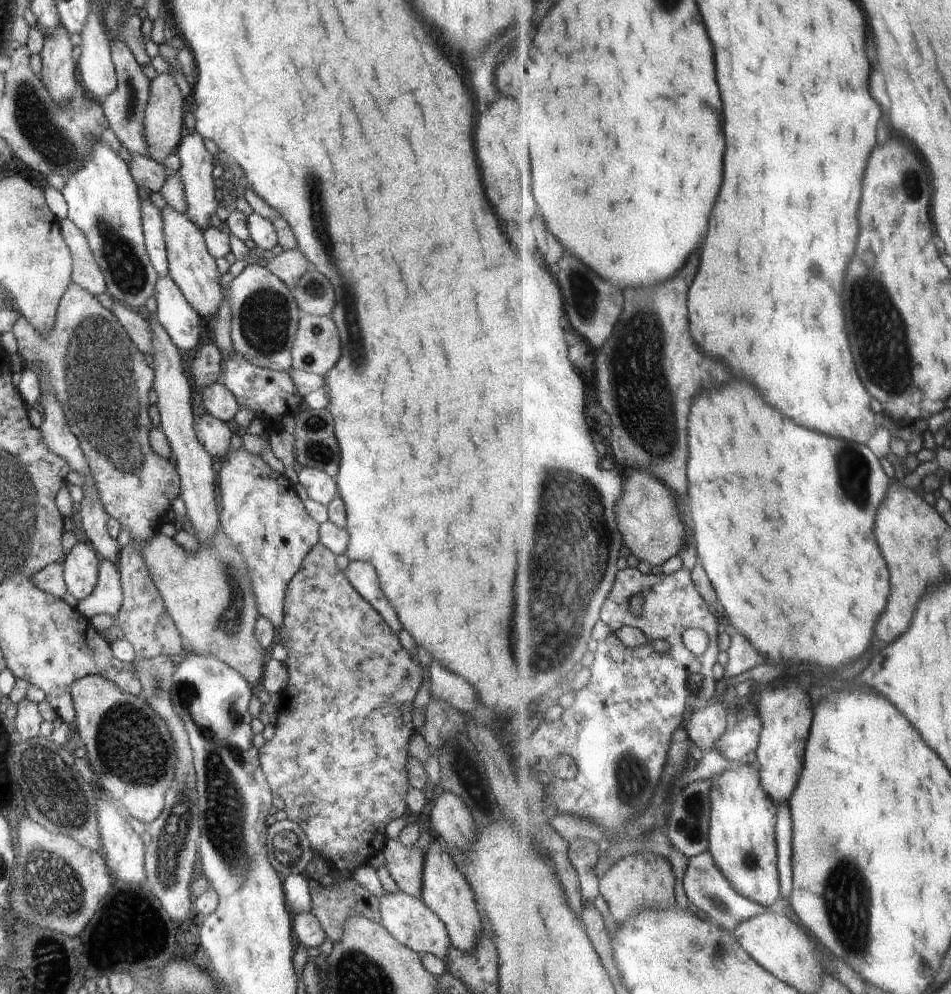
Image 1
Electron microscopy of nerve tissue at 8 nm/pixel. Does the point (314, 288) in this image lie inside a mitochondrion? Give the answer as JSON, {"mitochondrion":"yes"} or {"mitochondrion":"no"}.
{"mitochondrion":"yes"}

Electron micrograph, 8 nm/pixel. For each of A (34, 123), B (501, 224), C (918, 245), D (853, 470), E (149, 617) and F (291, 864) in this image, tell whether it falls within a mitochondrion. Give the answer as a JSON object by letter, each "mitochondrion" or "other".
{"A":"mitochondrion","B":"other","C":"other","D":"mitochondrion","E":"other","F":"other"}

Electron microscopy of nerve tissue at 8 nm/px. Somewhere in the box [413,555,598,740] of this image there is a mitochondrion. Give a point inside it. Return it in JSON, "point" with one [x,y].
{"point":[550,643]}

